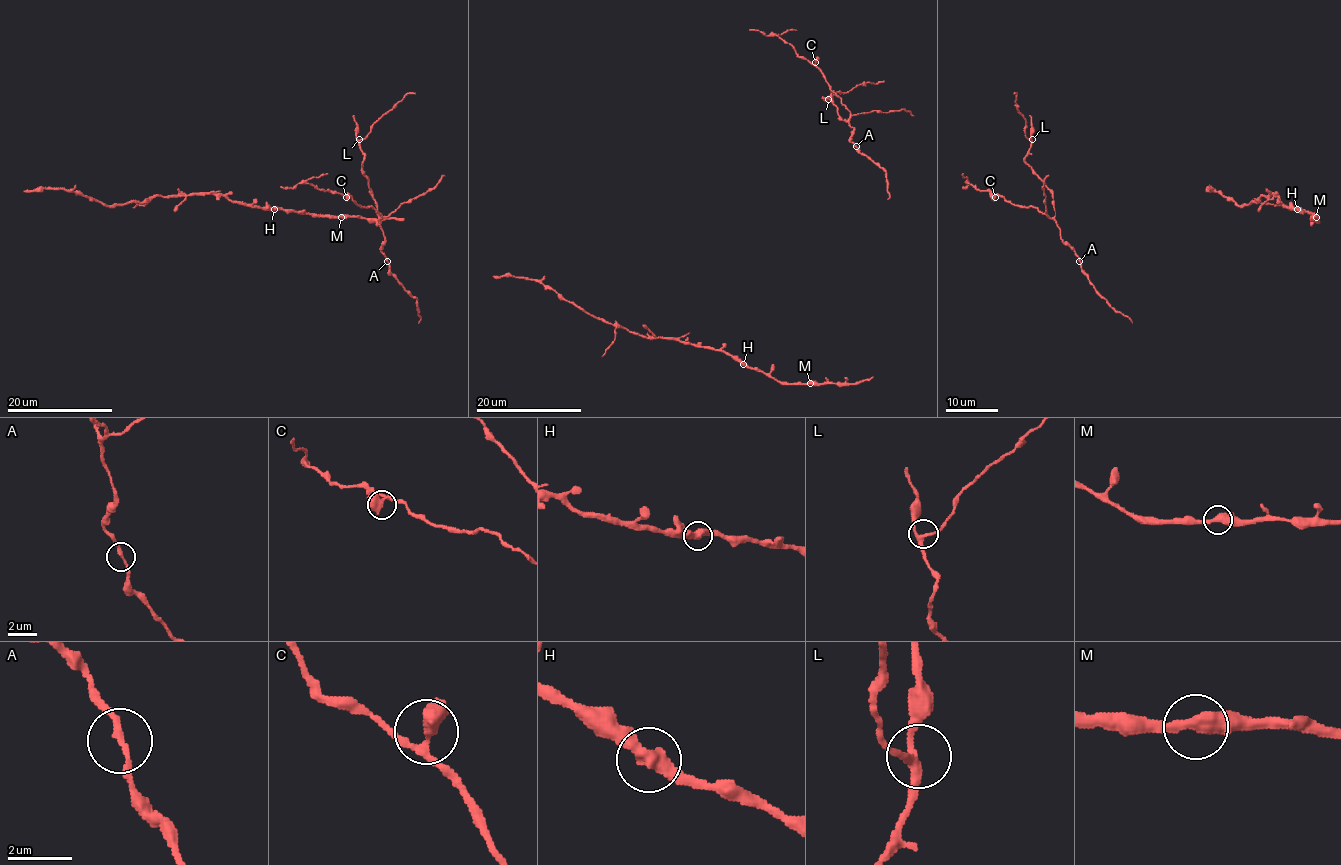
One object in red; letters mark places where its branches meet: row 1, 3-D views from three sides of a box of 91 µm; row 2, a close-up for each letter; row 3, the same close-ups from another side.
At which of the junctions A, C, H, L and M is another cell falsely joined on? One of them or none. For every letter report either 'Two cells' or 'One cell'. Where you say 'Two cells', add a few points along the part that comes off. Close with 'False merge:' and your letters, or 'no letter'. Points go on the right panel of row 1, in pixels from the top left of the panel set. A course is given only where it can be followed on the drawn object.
A: One cell
C: One cell
H: One cell
L: One cell
M: One cell
False merge: no letter

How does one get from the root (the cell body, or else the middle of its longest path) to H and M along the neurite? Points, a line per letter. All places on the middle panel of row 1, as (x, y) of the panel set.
H: (873, 376), (855, 383), (781, 383), (743, 364)
M: (873, 376), (855, 383), (810, 383)

